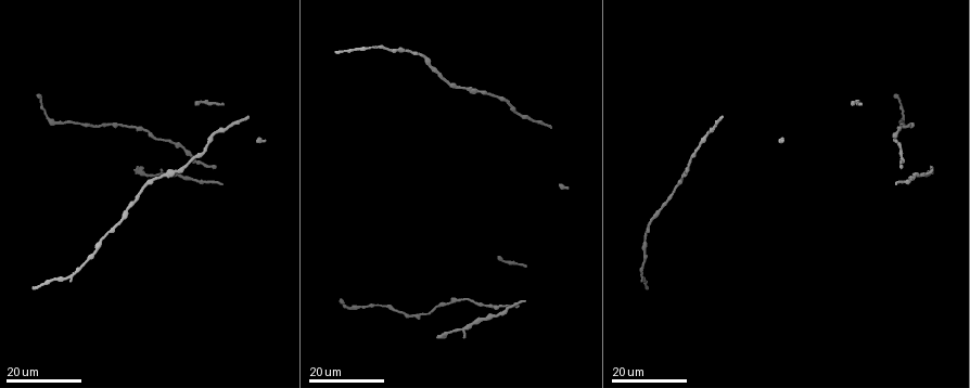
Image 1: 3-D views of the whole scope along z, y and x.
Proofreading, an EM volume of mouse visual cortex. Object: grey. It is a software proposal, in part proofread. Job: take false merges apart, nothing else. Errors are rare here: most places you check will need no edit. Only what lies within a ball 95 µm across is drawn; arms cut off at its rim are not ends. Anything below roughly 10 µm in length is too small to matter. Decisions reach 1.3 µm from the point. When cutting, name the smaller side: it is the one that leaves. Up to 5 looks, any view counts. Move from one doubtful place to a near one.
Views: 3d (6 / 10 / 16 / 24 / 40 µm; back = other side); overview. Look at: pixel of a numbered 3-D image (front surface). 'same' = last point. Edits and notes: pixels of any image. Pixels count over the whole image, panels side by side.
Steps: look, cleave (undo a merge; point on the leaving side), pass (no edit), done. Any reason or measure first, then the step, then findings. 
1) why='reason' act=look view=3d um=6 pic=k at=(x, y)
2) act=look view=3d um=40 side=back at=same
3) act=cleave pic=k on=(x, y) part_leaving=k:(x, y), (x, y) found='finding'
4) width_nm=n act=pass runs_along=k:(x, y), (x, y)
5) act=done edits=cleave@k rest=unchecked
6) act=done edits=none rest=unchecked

why='thick turns thin' act=look view=3d um=24 pic=1 at=(487, 93)

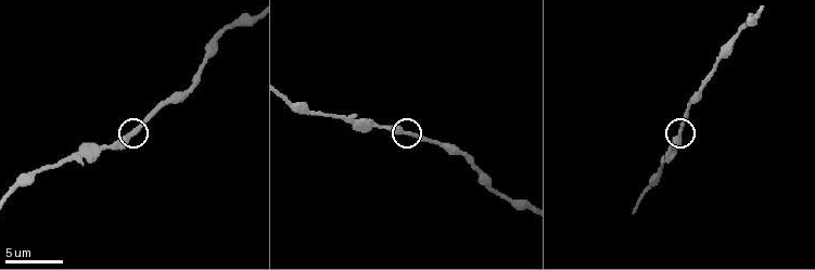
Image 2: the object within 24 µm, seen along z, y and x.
act=look view=3d um=10 pic=2 at=(403, 133)

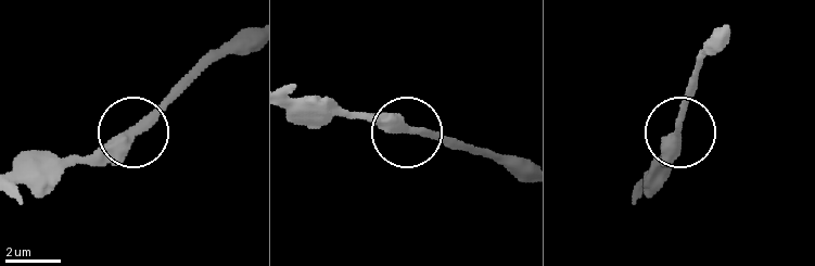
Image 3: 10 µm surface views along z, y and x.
act=pass runs_along=3:(722, 28), (657, 175) found='one cell here'

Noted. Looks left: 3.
why='sudden change in width' act=look view=3d um=10 pic=2 at=(214, 39)

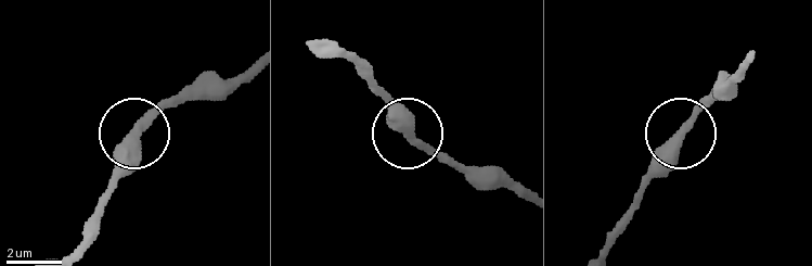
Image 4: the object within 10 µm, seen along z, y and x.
why='from behind' act=look view=3d um=10 side=back pic=4 at=(411, 131)

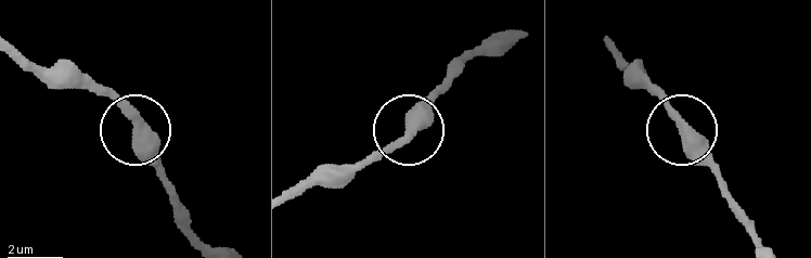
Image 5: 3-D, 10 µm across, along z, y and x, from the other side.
width_nm=380 act=pass found='all the same cell'

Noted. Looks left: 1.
why='sudden change in width' act=look view=3d um=10 pic=2 at=(346, 119)

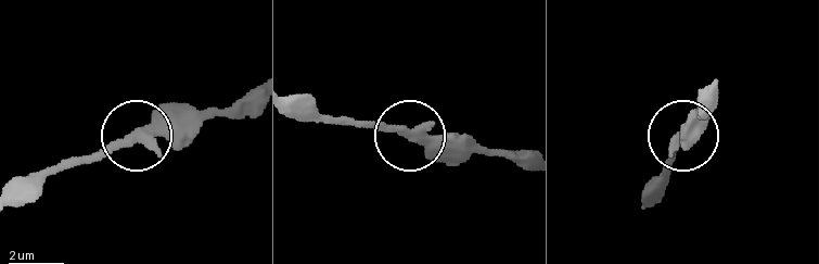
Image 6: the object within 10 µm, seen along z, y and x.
act=pass runs_along=6:(526, 164), (504, 152), (435, 152), (407, 136), (353, 125) found='continuous, no second cell'

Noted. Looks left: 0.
act=done edits=none rest=unchecked

